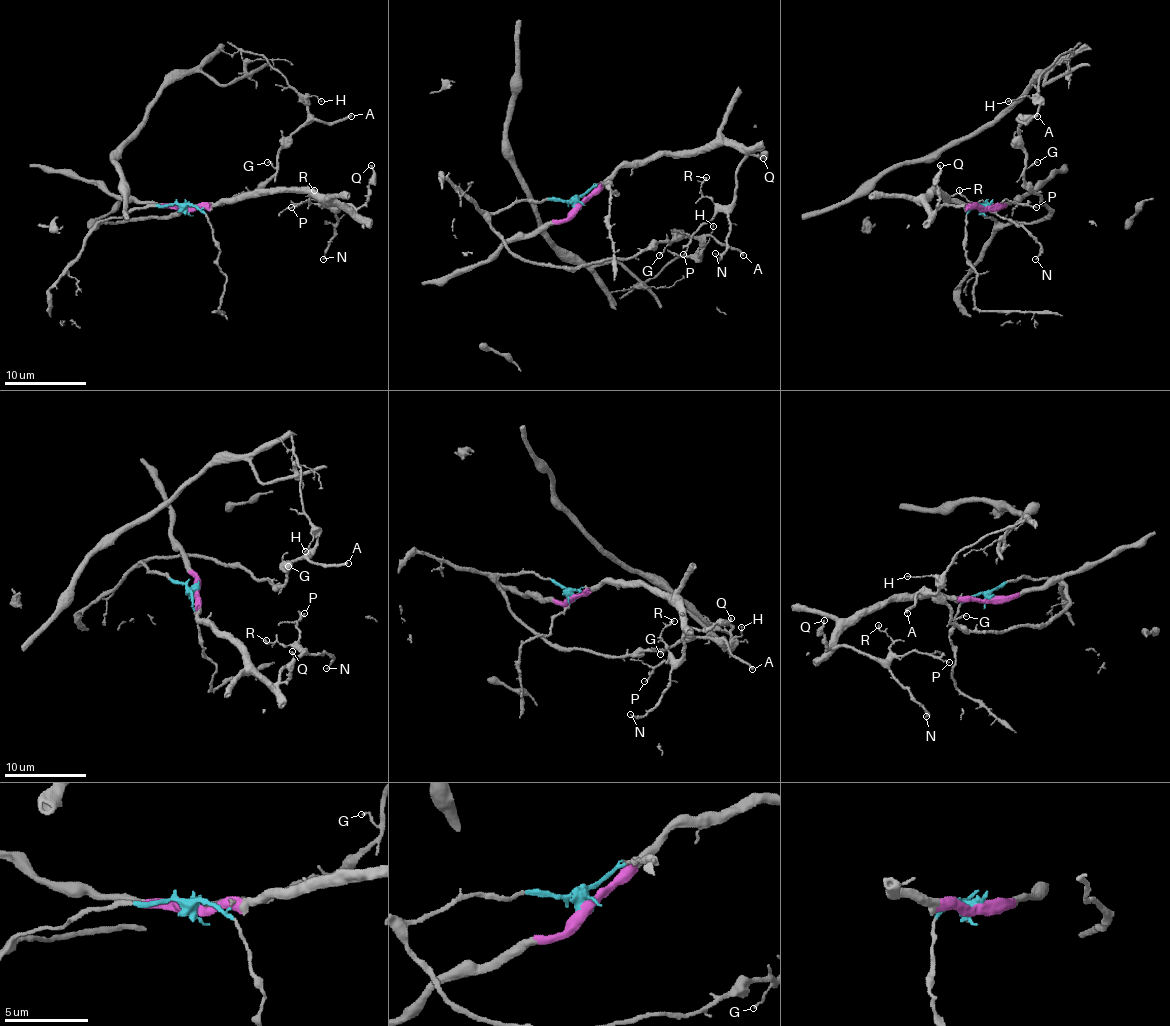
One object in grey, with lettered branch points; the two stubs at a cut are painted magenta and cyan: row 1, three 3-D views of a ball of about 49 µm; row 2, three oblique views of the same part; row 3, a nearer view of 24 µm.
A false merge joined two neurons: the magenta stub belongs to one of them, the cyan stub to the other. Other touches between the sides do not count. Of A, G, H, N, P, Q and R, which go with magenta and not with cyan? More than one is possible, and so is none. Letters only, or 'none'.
N, P, Q, R

